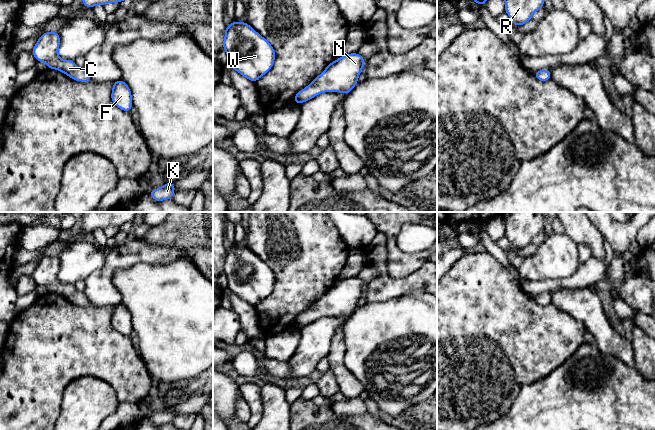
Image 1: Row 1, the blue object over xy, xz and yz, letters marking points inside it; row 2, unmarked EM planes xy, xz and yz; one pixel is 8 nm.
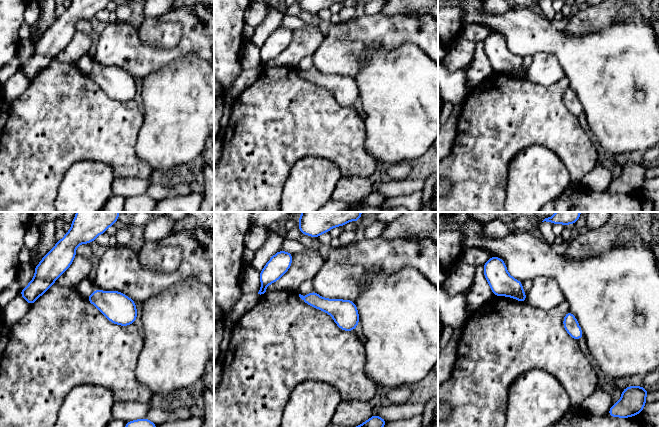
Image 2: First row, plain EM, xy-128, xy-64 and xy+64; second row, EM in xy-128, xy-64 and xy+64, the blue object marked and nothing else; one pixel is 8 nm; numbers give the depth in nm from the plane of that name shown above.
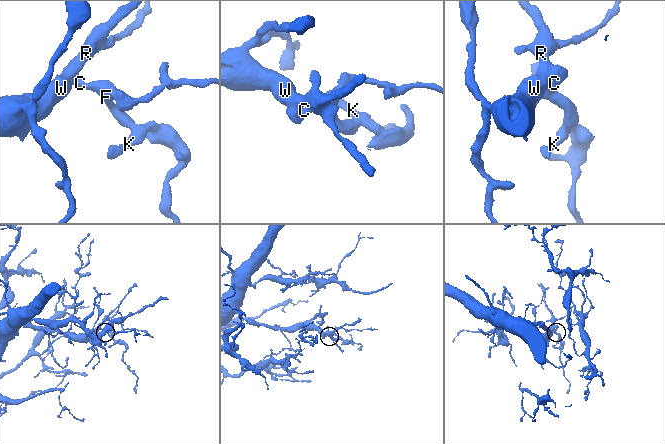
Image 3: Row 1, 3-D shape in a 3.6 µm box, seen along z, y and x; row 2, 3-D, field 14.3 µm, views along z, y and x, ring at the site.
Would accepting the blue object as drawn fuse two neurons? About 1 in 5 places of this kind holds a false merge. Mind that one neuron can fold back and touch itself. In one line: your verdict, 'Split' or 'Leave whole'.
Leave whole

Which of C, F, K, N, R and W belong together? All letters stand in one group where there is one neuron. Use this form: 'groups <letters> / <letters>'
groups C F K N R W

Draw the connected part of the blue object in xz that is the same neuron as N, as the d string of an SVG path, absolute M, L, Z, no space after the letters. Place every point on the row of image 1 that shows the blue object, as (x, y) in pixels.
M356 53L344 55L330 63L302 91L295 95L294 102L302 104L323 92L341 92L347 95L358 83L365 58Z

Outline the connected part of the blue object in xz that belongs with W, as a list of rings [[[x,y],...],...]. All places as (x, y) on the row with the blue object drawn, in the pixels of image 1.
[[[233,21],[226,26],[223,49],[230,67],[254,83],[275,61],[271,44],[246,22]]]

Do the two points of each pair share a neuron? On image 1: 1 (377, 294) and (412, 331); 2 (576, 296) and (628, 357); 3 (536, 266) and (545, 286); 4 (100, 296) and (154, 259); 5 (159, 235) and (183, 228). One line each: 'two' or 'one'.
1: two
2: one
3: two
4: one
5: one

